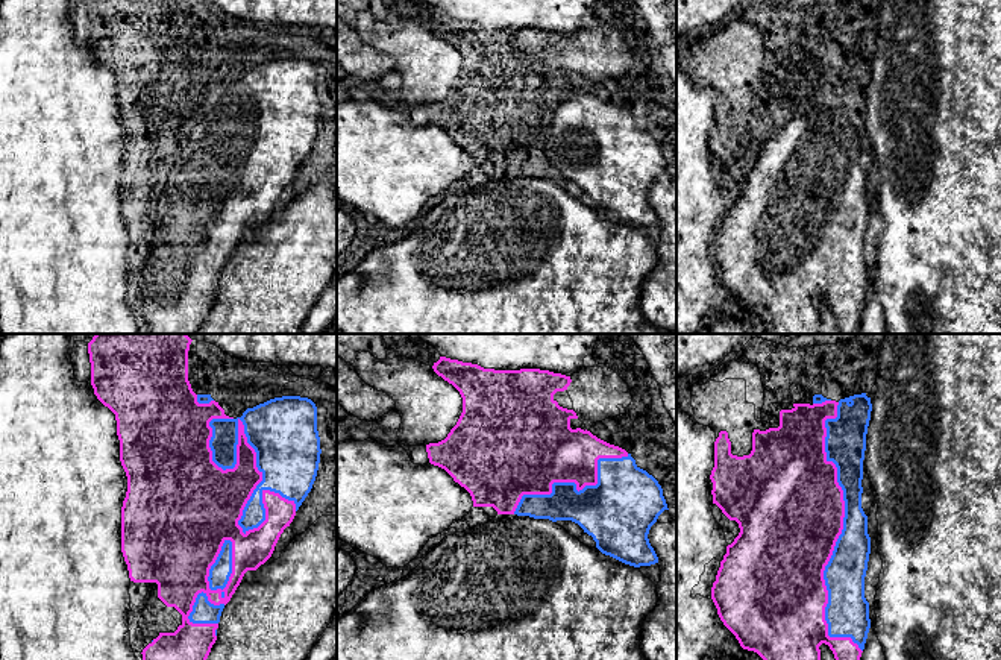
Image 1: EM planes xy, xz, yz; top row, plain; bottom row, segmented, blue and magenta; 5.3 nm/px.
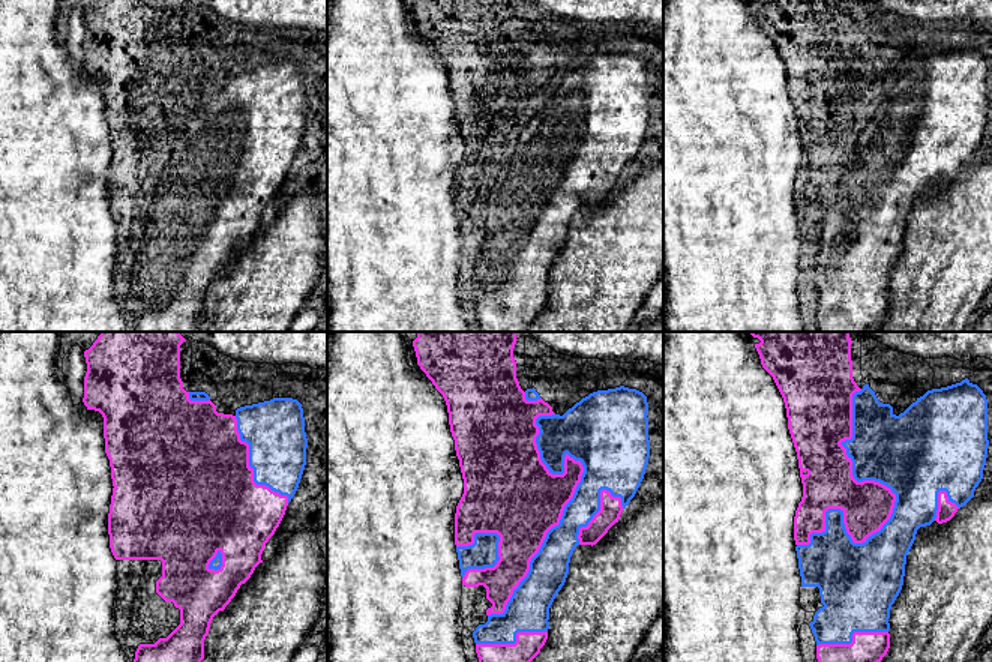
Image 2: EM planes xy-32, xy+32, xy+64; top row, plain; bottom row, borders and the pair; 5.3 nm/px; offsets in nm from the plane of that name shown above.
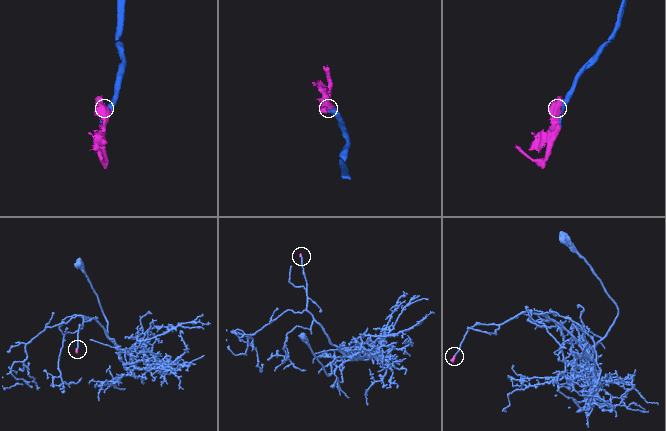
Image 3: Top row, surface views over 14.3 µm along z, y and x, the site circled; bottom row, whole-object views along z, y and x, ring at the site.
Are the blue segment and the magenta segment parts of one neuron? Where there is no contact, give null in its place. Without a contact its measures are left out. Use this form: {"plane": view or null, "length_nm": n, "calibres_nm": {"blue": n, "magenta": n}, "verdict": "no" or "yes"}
{"plane": "xy", "length_nm": 650, "calibres_nm": {"blue": 360, "magenta": 280}, "verdict": "yes"}

